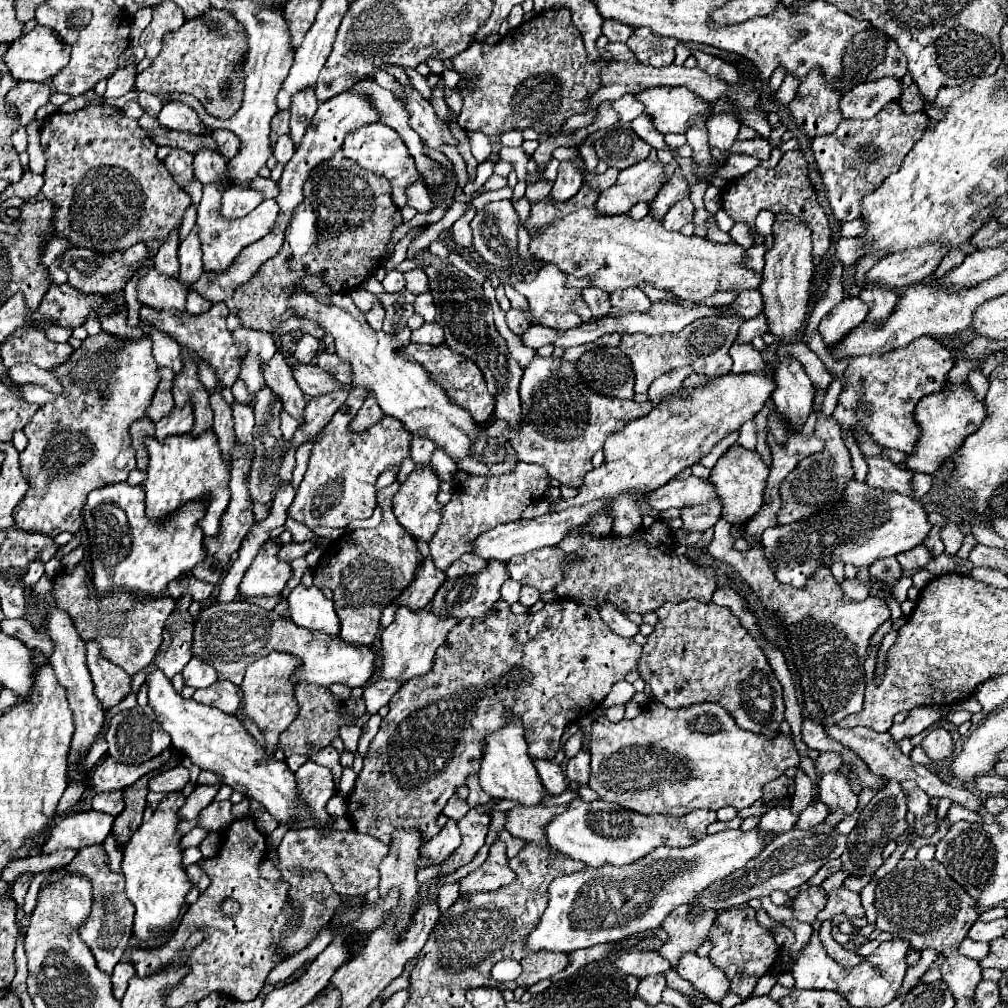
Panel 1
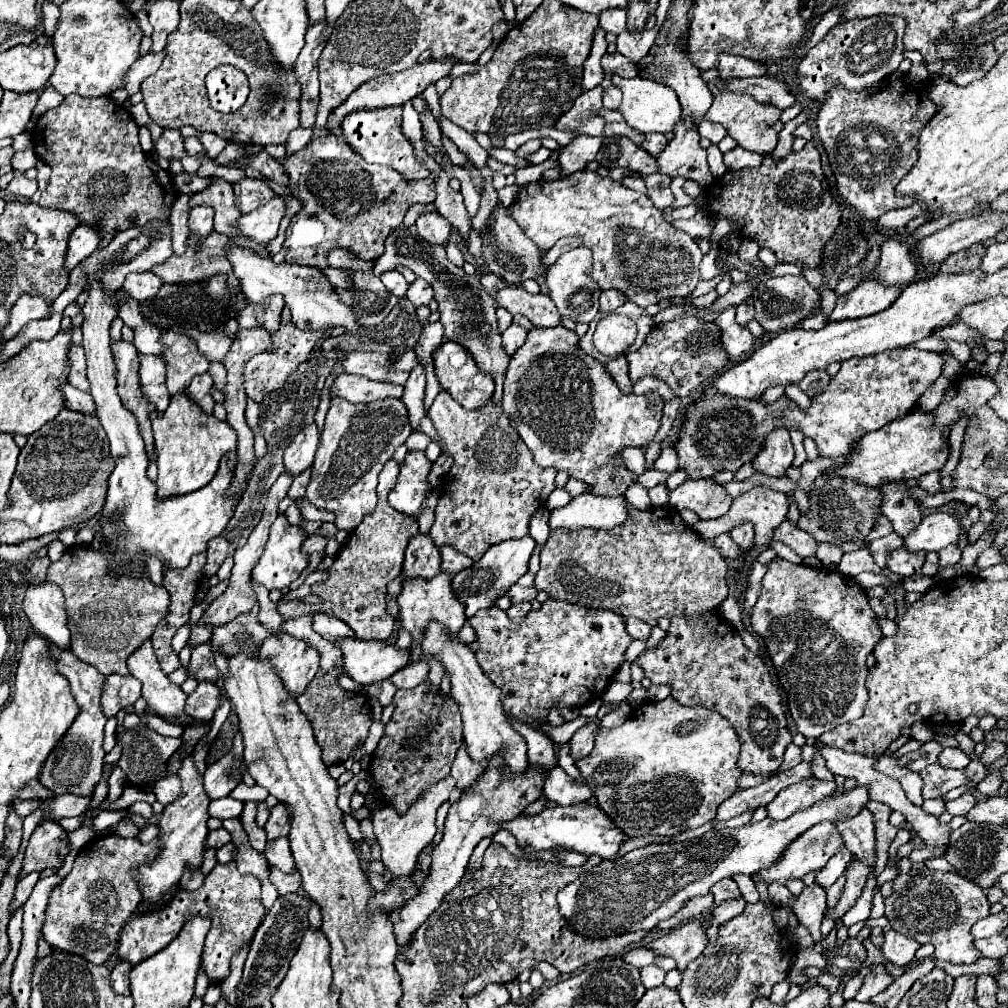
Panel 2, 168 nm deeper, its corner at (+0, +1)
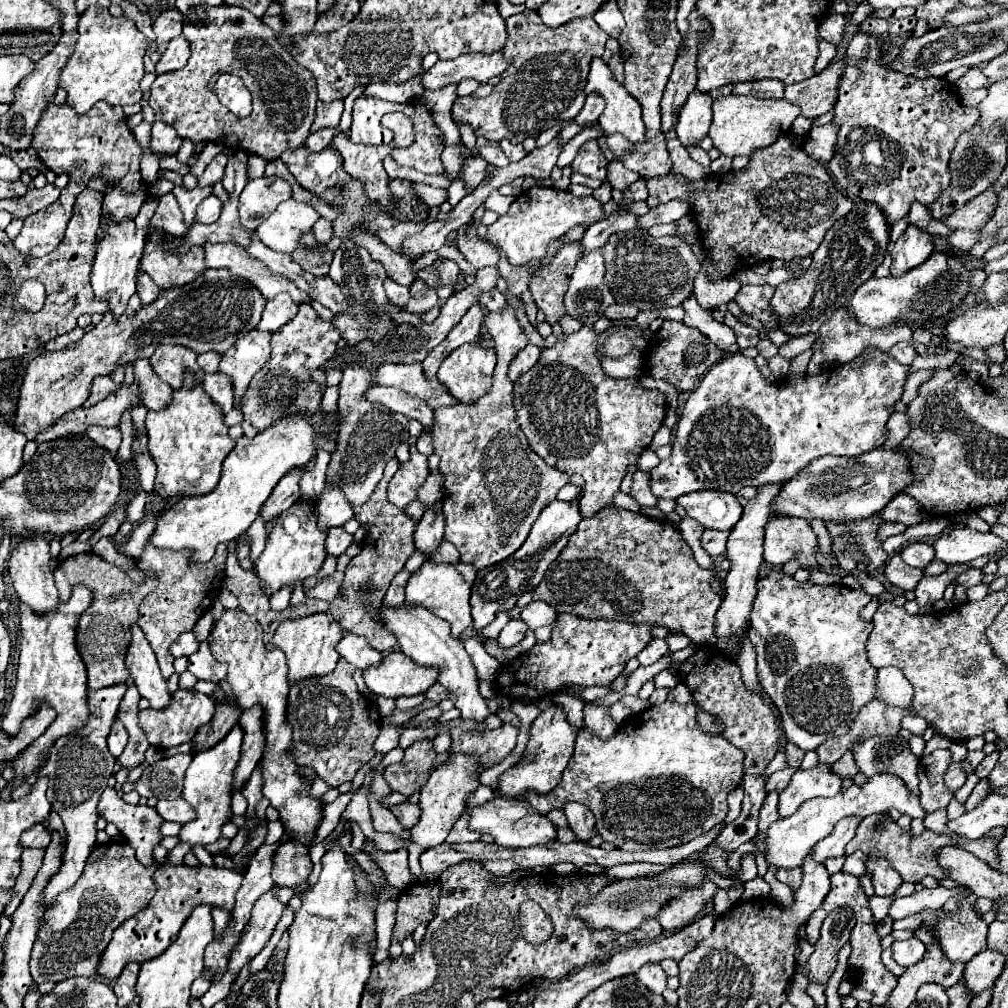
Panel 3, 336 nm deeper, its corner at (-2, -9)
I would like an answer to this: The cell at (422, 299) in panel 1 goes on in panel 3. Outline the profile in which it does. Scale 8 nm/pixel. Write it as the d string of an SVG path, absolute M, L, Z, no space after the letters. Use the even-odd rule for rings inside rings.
M416 279L410 285L410 301L404 307L408 313L428 313L436 305L436 289L430 287L426 281Z

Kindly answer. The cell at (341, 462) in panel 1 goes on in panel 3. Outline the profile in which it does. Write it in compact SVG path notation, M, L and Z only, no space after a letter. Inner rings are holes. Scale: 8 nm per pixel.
M346 367L340 381L338 397L338 415L340 429L336 439L336 449L330 455L326 469L326 483L338 485L346 495L346 501L354 507L362 507L374 493L378 481L382 479L386 463L394 457L394 451L410 439L408 435L408 417L388 411L378 403L368 403L364 391L372 387L372 373L362 367Z

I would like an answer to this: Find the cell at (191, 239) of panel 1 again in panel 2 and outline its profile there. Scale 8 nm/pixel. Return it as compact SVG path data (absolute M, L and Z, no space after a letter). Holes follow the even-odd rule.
M210 205L194 207L190 211L190 219L188 219L190 231L200 237L206 237L212 231L212 219L214 219L214 209L210 209Z

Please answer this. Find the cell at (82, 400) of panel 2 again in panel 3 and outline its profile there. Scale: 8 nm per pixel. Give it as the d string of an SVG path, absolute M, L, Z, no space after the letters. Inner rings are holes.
M92 425L86 429L86 435L90 439L94 439L98 445L102 445L104 449L108 449L110 453L116 453L122 441L120 429L118 427L100 427L100 425Z

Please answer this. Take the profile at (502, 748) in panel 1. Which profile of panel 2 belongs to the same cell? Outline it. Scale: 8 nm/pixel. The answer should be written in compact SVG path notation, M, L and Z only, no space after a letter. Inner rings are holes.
M430 621L430 625L426 627L426 637L422 637L422 659L438 659L444 667L444 673L450 679L450 697L460 707L464 723L464 741L468 745L470 757L474 761L482 761L500 751L506 765L510 765L514 773L524 773L528 767L526 741L508 725L500 703L500 689L482 673L482 667L478 665L474 651L470 651L466 643L460 643L454 633L446 633L442 625Z

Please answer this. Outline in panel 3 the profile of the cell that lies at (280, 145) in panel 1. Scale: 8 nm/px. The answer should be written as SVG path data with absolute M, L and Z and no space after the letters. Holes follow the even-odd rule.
M320 129L320 131L312 133L312 135L306 139L304 145L306 145L310 151L322 151L324 147L330 145L332 135L336 135L336 129Z

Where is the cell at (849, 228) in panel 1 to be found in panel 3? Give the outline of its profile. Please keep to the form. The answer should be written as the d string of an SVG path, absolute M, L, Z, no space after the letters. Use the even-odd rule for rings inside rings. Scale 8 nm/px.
M986 189L984 193L980 193L978 197L970 199L966 205L956 209L954 213L946 215L942 221L950 229L976 231L976 229L980 229L980 227L984 227L988 223L988 219L990 219L994 209L996 209L996 195L990 189Z

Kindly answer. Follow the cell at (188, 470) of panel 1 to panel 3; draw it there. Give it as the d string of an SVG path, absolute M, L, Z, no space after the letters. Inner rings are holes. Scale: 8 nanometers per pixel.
M190 373L184 377L184 385L180 391L174 391L172 403L164 411L148 411L146 415L146 429L148 429L148 451L158 465L158 475L154 483L154 493L160 499L170 497L196 497L210 493L220 481L220 467L224 457L234 449L234 439L228 435L228 427L222 421L222 411L216 411L216 405L208 399L202 383L196 383Z

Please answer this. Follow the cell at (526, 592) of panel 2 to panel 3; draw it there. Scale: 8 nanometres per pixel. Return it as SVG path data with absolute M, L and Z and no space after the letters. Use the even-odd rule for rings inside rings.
M530 601L520 611L520 617L528 623L530 629L538 629L542 625L554 623L556 621L556 611L548 603L544 603L544 601Z

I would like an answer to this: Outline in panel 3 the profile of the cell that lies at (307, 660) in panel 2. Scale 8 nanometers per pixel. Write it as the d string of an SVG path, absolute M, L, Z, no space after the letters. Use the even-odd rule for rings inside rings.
M316 613L310 617L296 619L296 621L280 623L280 627L276 629L274 637L268 643L268 649L282 649L284 651L286 661L288 661L288 683L294 685L294 683L310 679L314 675L326 675L336 667L336 661L340 659L340 655L336 653L334 647L342 635L344 635L344 631L332 619L332 615Z

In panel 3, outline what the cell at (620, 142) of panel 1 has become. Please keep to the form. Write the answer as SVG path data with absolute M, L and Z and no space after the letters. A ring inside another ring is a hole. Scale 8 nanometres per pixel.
M612 159L606 169L608 169L606 179L612 183L612 187L616 187L616 189L620 189L620 191L624 191L630 183L634 183L634 181L640 179L640 175L636 175L636 173L630 171L630 169L626 169L620 159Z

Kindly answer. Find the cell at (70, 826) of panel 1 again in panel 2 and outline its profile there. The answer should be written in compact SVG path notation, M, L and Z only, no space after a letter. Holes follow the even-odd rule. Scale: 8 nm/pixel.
M56 821L40 823L30 835L24 849L24 865L18 879L24 879L32 871L42 871L48 867L54 869L60 861L64 861L64 857L68 855L66 837L68 835Z

